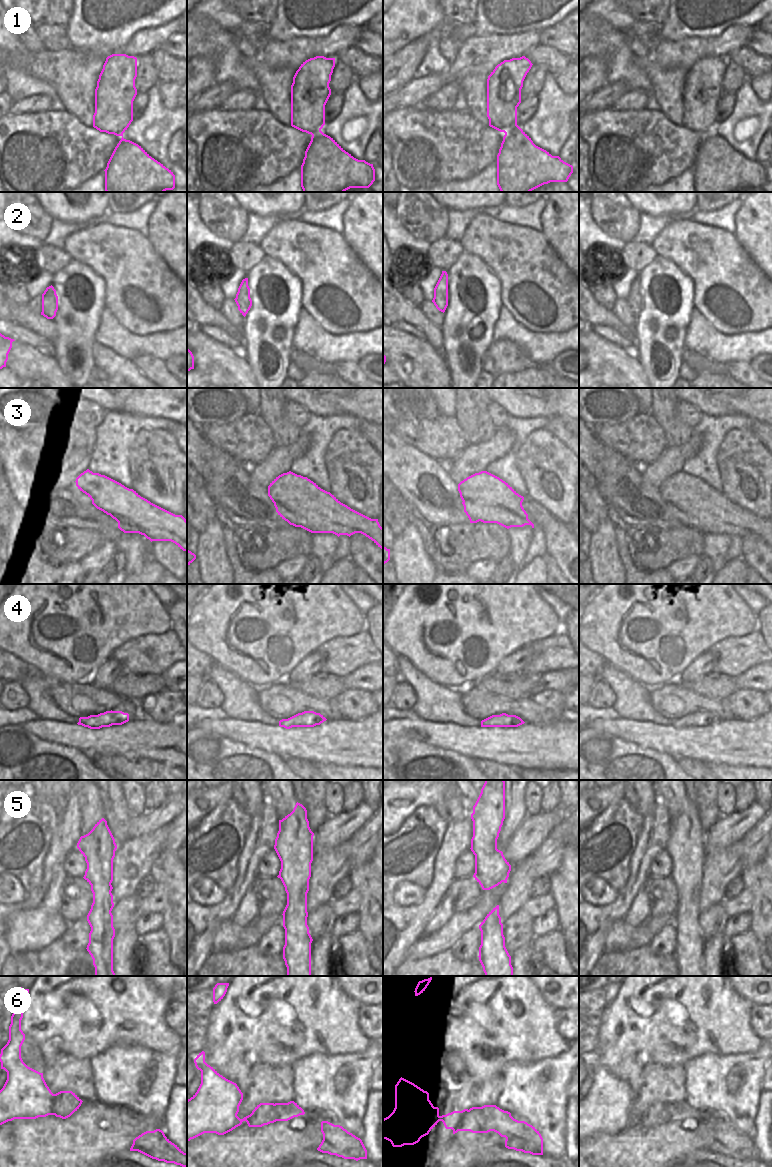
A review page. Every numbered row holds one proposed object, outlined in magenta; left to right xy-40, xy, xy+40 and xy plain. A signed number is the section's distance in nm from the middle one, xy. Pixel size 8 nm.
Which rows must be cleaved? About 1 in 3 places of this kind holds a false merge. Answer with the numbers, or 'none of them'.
6

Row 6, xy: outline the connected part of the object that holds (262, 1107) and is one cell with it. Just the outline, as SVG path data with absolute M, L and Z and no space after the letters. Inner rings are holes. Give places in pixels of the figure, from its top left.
M260 1103L255 1107L252 1113L268 1113L270 1114L273 1110L274 1103Z

